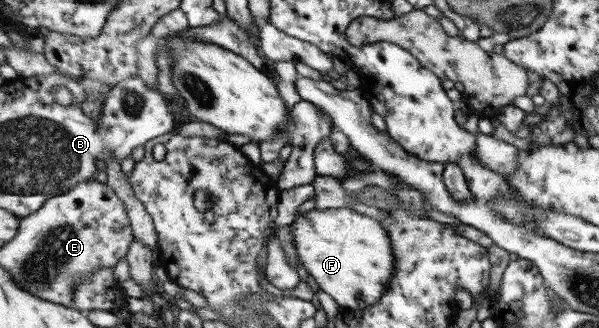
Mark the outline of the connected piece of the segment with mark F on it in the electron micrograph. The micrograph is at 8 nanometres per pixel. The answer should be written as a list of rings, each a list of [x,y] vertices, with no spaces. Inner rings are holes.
[[[348,207],[314,209],[300,215],[290,226],[294,228],[296,252],[308,275],[339,305],[347,309],[366,309],[376,305],[398,269],[392,238],[384,224]]]

